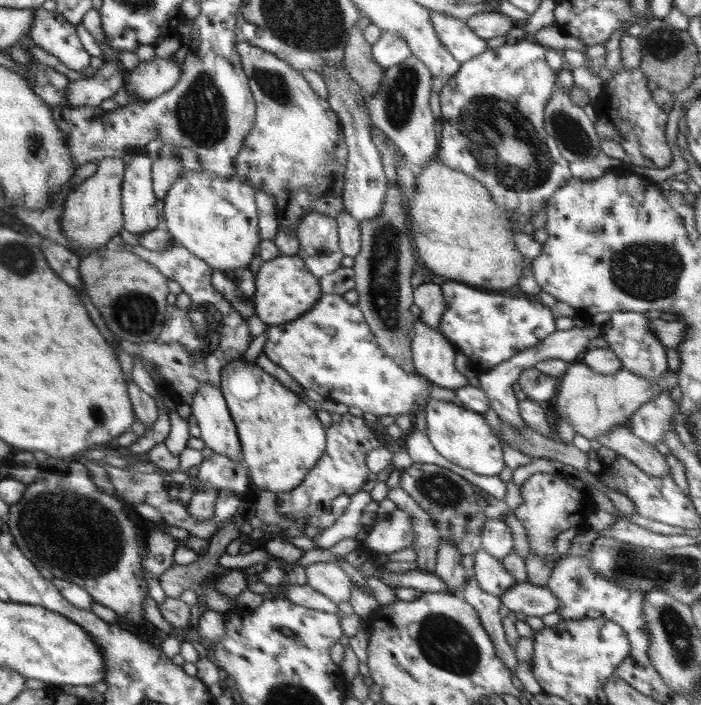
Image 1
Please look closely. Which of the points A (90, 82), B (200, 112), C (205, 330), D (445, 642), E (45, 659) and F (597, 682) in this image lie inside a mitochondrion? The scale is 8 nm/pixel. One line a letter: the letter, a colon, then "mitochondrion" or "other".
A: other
B: mitochondrion
C: mitochondrion
D: mitochondrion
E: other
F: other

